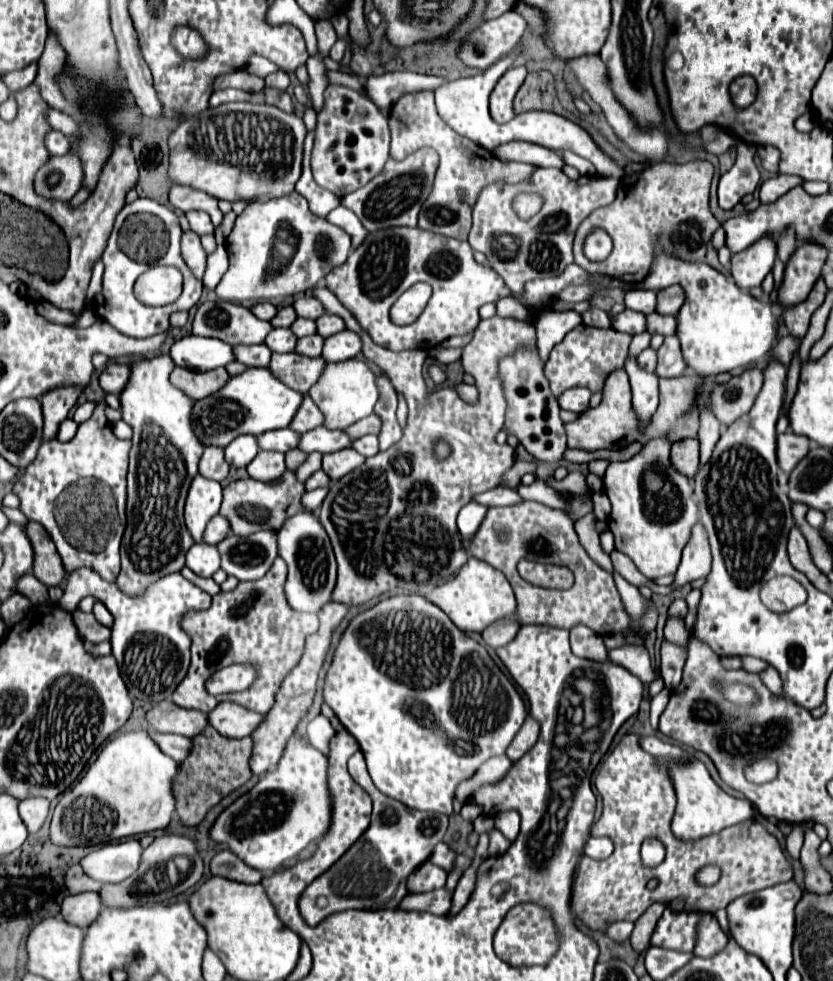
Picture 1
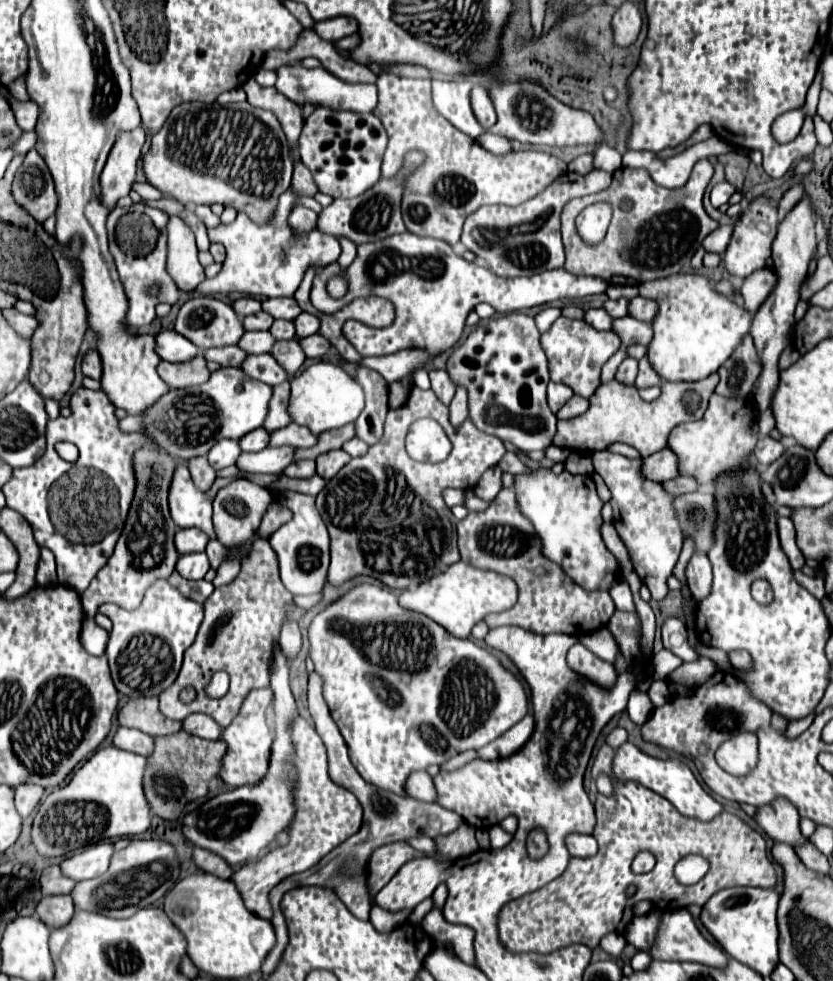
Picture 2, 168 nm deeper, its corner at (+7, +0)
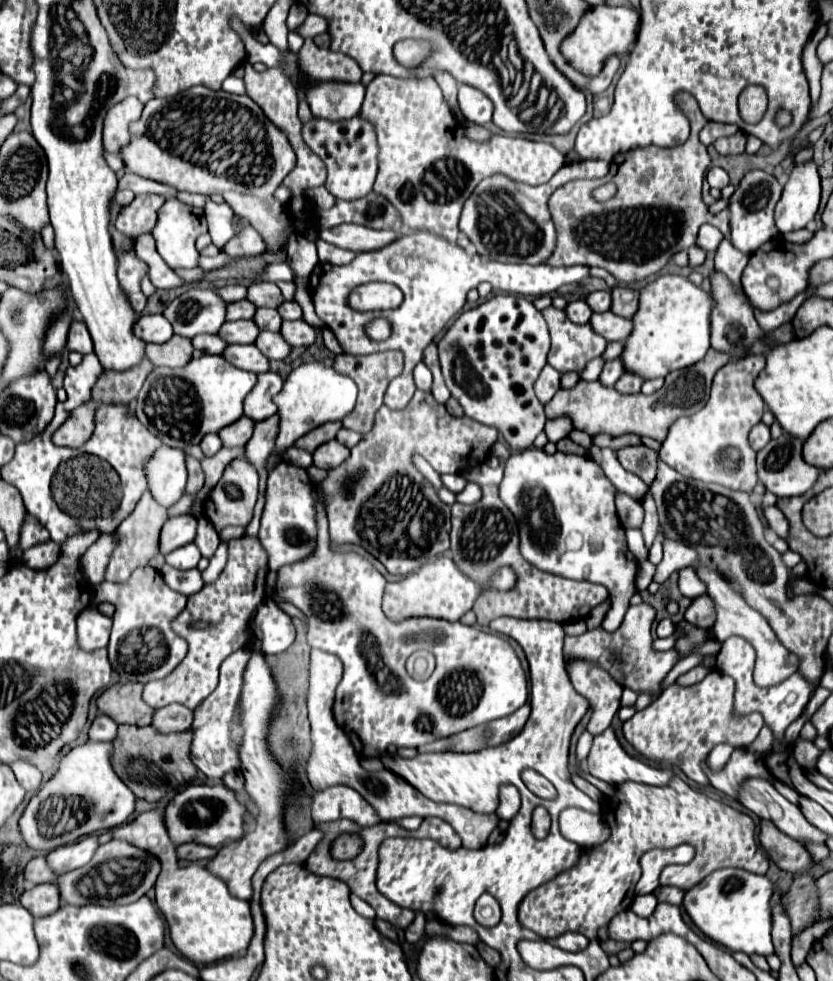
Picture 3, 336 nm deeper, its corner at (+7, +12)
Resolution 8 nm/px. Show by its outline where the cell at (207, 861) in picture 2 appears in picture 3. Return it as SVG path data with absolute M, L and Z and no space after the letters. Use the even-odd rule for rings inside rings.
M184 843L178 847L178 857L186 859L186 861L210 861L214 859L218 853L218 849L208 847L208 845L200 845L200 843Z

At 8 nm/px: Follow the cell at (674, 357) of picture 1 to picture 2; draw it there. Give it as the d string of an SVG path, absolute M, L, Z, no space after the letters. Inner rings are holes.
M640 359L640 367L638 367L638 379L634 381L634 387L636 389L644 389L644 387L650 387L650 385L658 385L660 383L660 377L656 375L656 371L650 367L648 359Z

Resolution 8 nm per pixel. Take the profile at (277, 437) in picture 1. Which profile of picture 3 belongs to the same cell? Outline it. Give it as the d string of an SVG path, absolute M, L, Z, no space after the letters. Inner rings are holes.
M242 417L242 419L238 419L238 423L232 423L230 427L224 427L220 431L224 447L246 445L250 441L252 433L254 433L254 421L250 417Z

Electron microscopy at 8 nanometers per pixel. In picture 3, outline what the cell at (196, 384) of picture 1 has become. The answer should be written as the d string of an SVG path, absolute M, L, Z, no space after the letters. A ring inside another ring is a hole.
M174 335L170 341L156 345L146 345L146 357L154 367L186 367L192 359L194 345L190 339Z

